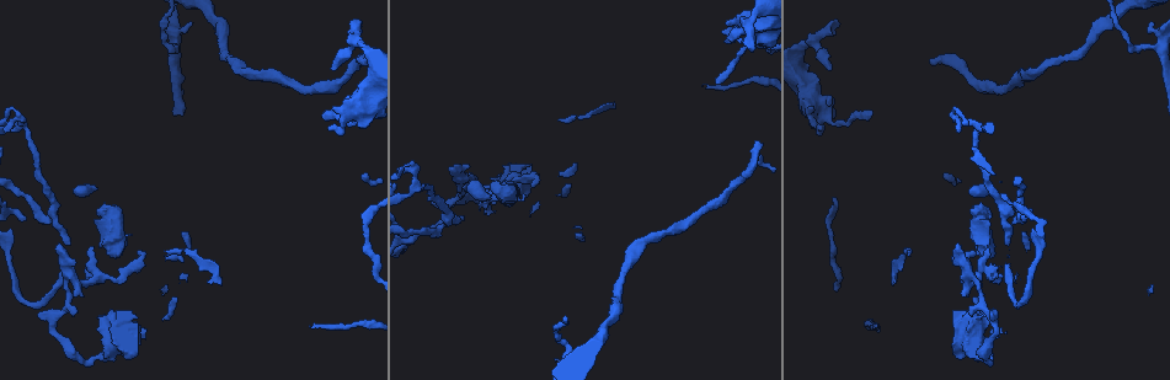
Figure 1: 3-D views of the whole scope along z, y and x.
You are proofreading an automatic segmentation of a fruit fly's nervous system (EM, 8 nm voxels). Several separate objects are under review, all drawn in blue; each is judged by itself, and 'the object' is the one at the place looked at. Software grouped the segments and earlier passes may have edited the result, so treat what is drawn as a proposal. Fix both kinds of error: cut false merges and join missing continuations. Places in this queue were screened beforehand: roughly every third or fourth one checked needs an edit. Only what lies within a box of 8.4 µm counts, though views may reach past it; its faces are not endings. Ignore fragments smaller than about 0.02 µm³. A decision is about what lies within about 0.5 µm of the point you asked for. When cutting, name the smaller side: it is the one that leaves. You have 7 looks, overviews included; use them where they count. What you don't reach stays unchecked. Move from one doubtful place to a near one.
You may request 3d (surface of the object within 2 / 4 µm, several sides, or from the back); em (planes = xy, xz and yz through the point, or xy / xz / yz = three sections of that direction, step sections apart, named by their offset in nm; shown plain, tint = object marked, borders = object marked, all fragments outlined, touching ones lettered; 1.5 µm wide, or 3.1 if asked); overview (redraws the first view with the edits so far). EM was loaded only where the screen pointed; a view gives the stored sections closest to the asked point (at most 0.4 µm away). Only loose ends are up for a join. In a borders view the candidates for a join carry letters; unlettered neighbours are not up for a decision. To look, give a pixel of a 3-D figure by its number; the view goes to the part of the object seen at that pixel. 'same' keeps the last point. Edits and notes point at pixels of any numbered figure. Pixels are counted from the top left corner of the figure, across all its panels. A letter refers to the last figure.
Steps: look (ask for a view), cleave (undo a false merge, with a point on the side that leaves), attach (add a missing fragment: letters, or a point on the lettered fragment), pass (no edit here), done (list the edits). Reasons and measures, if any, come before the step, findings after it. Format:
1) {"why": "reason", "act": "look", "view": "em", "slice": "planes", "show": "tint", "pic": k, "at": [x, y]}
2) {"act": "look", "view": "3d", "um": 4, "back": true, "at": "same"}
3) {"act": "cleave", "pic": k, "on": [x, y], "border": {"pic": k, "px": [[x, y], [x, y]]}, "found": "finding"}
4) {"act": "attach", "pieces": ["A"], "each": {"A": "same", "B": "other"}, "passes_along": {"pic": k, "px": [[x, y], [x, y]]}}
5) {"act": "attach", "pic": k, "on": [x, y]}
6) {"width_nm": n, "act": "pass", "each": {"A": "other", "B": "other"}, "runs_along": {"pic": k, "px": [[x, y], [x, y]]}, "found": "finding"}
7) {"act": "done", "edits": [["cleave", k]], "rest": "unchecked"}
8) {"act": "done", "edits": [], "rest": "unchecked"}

{"why": "tapers out", "act": "look", "view": "3d", "um": 2, "pic": 1, "at": [191, 21]}

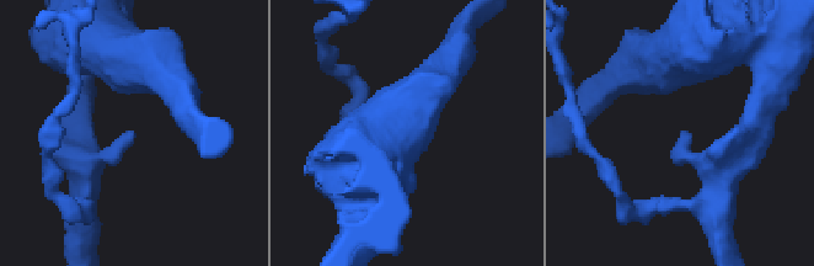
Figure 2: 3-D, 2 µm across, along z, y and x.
{"arm_widths_nm": [220, 220], "act": "look", "view": "em", "slice": "planes", "show": "borders", "pic": 2, "at": [685, 133]}

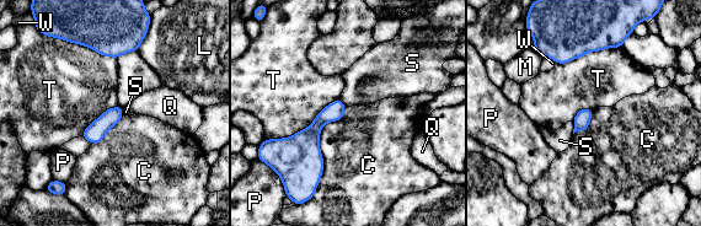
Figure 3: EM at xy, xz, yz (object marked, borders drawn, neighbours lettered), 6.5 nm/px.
{"act": "pass", "each": {"C": "other", "L": "other", "M": "other", "P": "other", "Q": "other", "S": "other", "T": "other", "W": "other"}, "border": {"pic": 3, "px": [[338, 98], [305, 128], [272, 139]]}, "found": "none of them fits"}

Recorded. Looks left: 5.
{"why": "free end", "act": "look", "view": "3d", "um": 4, "pic": 1, "at": [749, 48]}

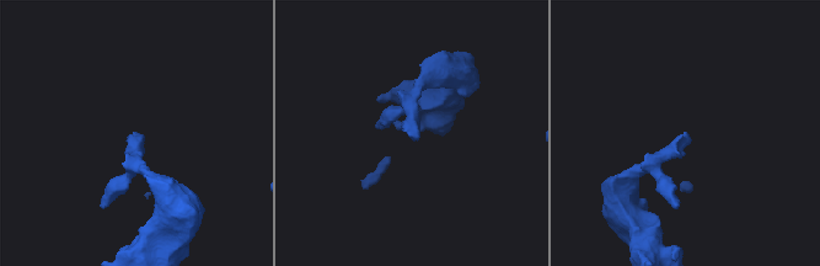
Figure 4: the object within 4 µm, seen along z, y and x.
{"why": "need the tissue", "act": "look", "view": "em", "slice": "planes", "show": "borders", "pic": 4, "at": [133, 132]}

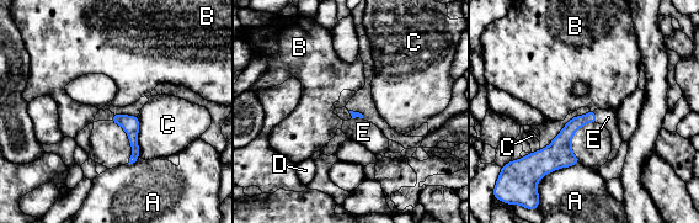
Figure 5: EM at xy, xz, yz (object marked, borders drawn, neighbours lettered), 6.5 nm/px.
{"act": "attach", "pieces": ["E"], "each": {"A": "other", "B": "other", "C": "other", "D": "other", "E": "same"}, "passes_along": {"pic": 5, "px": [[565, 137], [596, 116], [608, 117]]}, "found": "it goes on there"}

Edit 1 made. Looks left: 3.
{"why": "see it whole again", "act": "look", "view": "overview"}

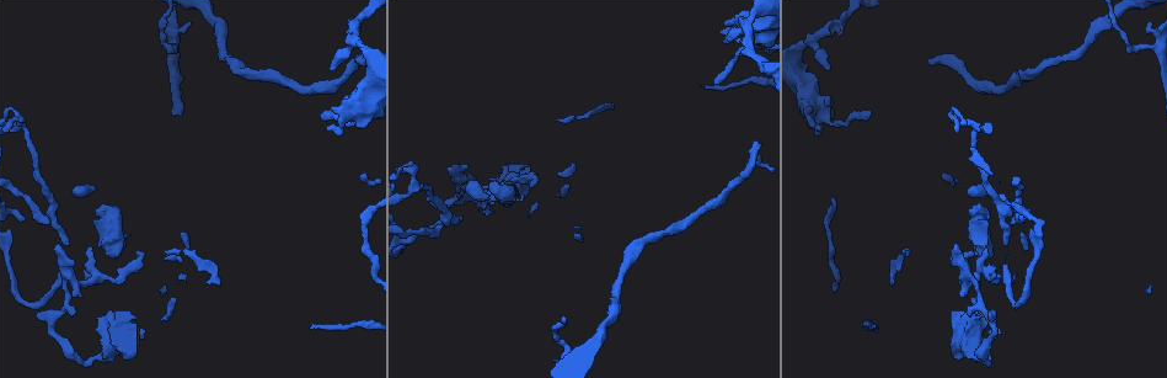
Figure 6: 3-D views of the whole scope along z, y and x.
{"why": "an open end", "act": "look", "view": "em", "slice": "xz", "step": 4, "show": "borders", "pic": 6, "at": [821, 130]}

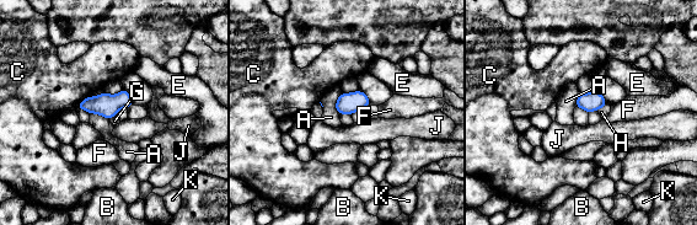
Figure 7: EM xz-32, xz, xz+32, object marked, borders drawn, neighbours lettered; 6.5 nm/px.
{"act": "pass", "each": {"A": "other", "B": "other", "C": "other", "E": "other", "F": "other", "G": "other", "H": "other", "J": "other", "K": "other"}, "border": {"pic": 7, "px": [[575, 106], [588, 113]]}, "found": "no lettered fragment goes on from it"}

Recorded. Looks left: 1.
{"act": "done", "edits": [["attach", 5]], "rest": "unchecked"}

